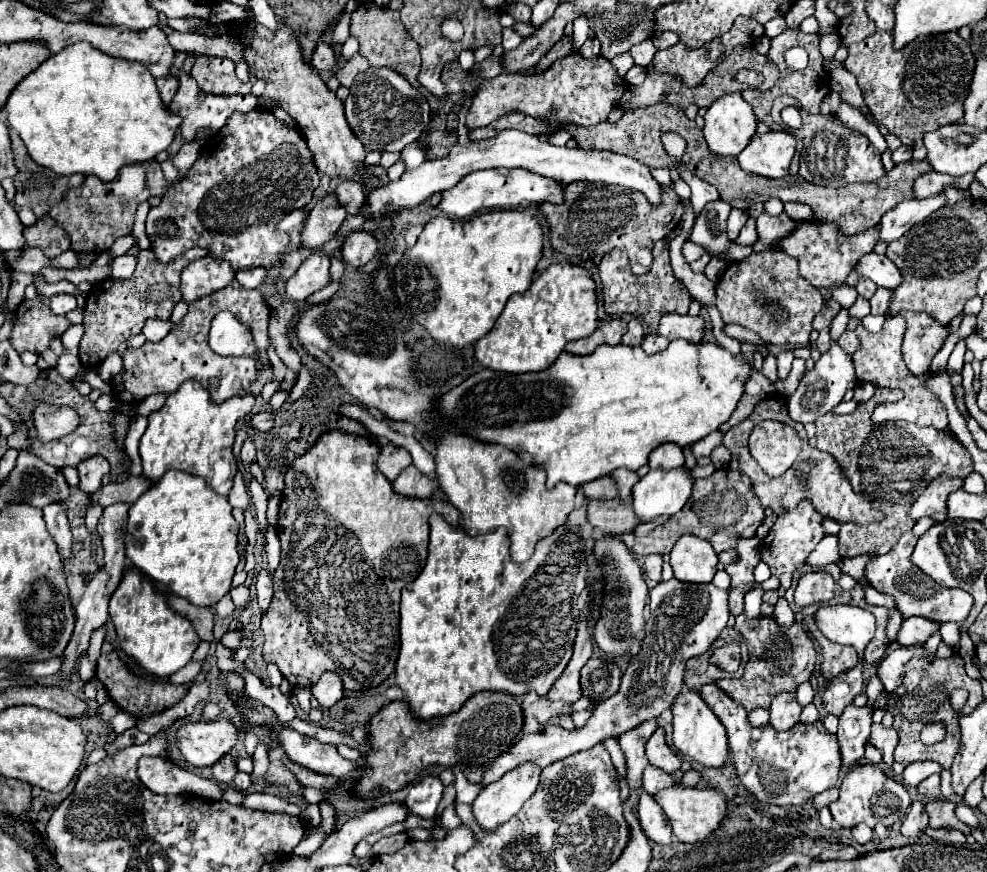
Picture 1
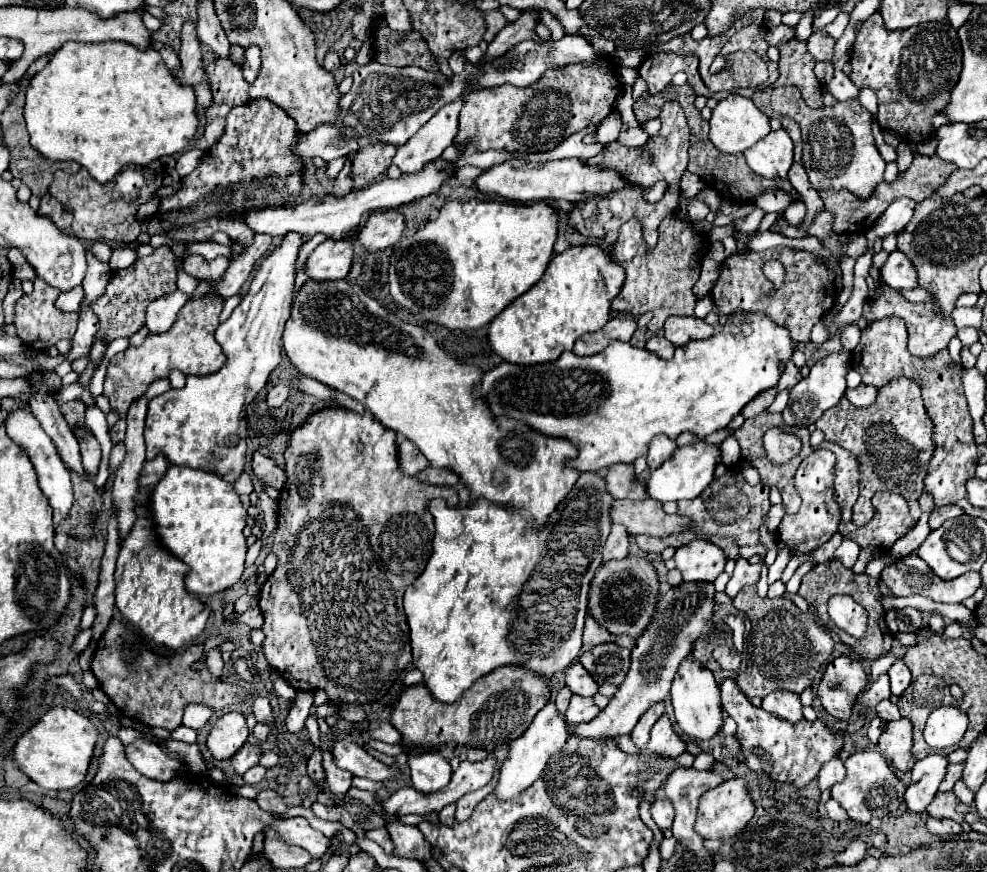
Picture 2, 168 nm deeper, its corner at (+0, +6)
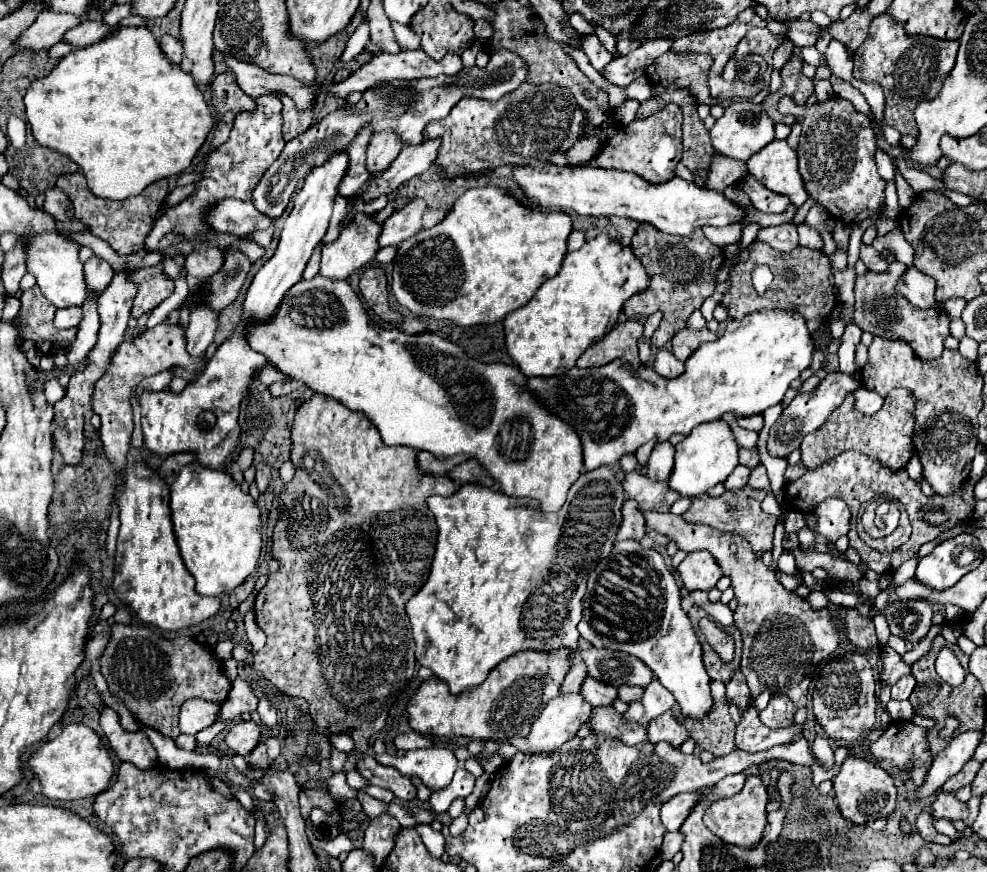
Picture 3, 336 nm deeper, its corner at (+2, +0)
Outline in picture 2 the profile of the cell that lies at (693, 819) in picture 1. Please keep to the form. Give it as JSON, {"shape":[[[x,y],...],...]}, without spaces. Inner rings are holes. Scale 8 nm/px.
{"shape":[[[732,778],[732,780],[726,780],[722,786],[708,790],[700,798],[696,830],[706,840],[724,840],[724,838],[732,838],[732,836],[740,834],[748,826],[752,816],[754,816],[754,802],[752,802],[746,780],[744,778]]]}

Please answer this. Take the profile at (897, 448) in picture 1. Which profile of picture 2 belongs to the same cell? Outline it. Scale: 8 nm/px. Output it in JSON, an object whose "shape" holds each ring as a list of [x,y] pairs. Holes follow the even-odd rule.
{"shape":[[[894,378],[878,390],[878,400],[870,408],[856,408],[846,398],[838,406],[826,410],[816,422],[816,428],[824,432],[824,440],[836,442],[842,448],[854,452],[860,460],[860,494],[853,507],[853,522],[860,527],[874,516],[871,498],[877,491],[894,490],[902,494],[910,506],[914,520],[920,518],[918,496],[924,486],[926,466],[934,454],[932,428],[924,404],[918,402],[918,384],[908,378]]]}

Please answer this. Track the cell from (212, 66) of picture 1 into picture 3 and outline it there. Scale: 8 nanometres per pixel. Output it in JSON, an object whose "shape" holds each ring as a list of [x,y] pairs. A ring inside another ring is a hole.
{"shape":[[[222,72],[212,80],[212,106],[216,110],[216,126],[214,140],[210,140],[210,150],[216,150],[228,140],[236,112],[254,110],[256,104],[238,88],[232,72]]]}

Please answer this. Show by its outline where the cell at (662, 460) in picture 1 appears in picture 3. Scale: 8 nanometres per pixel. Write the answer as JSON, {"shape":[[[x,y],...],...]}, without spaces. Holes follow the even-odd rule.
{"shape":[[[660,442],[654,446],[650,460],[648,460],[648,478],[650,480],[658,480],[658,482],[666,482],[670,476],[674,464],[674,446],[670,442]]]}

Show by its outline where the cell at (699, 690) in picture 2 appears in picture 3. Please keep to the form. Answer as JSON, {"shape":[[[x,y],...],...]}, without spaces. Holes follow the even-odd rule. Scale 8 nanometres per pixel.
{"shape":[[[634,540],[616,542],[610,556],[604,558],[588,578],[588,590],[582,600],[584,614],[578,624],[580,636],[586,638],[596,648],[610,648],[622,650],[636,658],[640,658],[660,680],[660,684],[670,690],[686,718],[704,720],[712,710],[712,694],[710,694],[710,676],[702,664],[702,648],[698,642],[696,632],[680,606],[680,588],[676,586],[674,576],[666,568],[662,556],[652,548],[642,548]],[[650,632],[668,632],[666,636],[658,638],[656,646],[650,648]]]}

